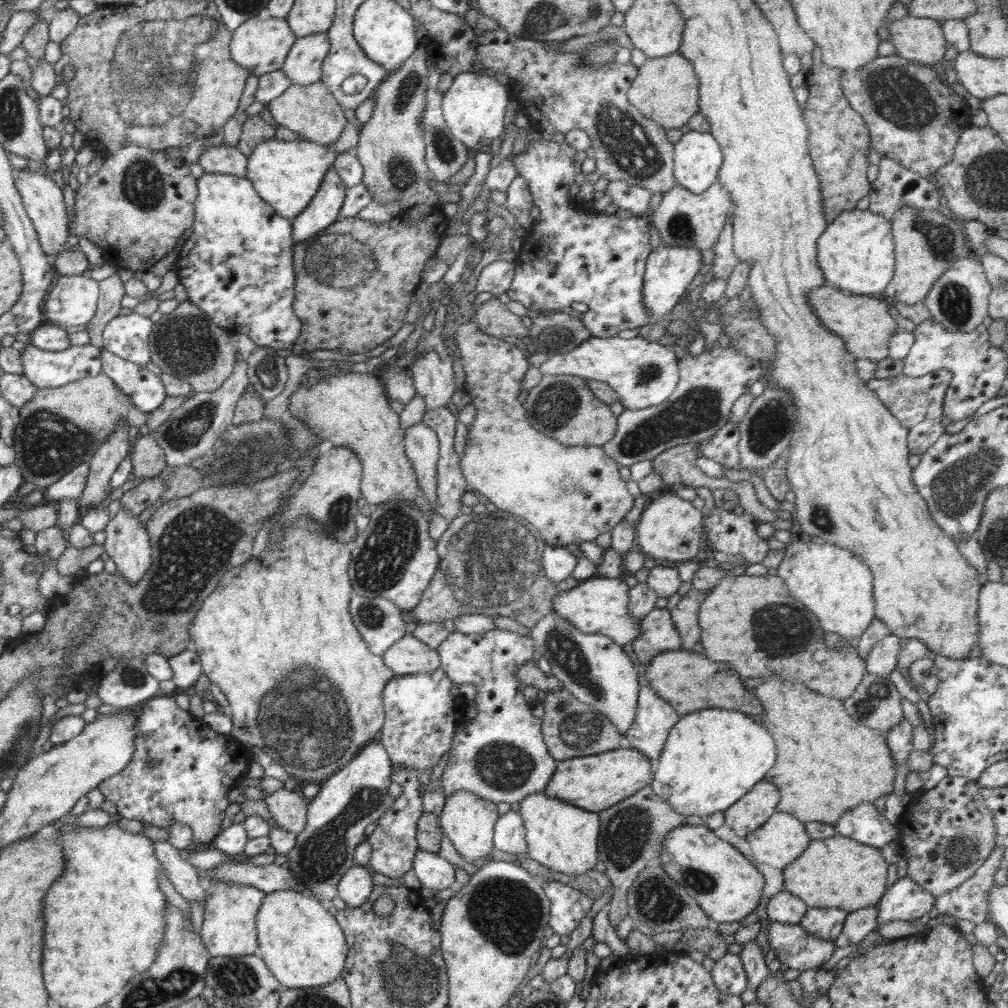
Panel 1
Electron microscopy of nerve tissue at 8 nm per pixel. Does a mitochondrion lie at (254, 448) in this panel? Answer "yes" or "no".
yes

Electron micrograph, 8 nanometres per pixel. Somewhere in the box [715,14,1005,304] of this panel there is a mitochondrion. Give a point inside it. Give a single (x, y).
(899, 98)

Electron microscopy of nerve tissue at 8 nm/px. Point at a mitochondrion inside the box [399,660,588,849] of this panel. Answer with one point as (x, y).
(501, 766)

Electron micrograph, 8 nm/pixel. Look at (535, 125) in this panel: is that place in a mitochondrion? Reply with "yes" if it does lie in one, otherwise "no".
no

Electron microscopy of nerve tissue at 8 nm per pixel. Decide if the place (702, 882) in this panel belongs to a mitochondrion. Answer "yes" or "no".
yes

